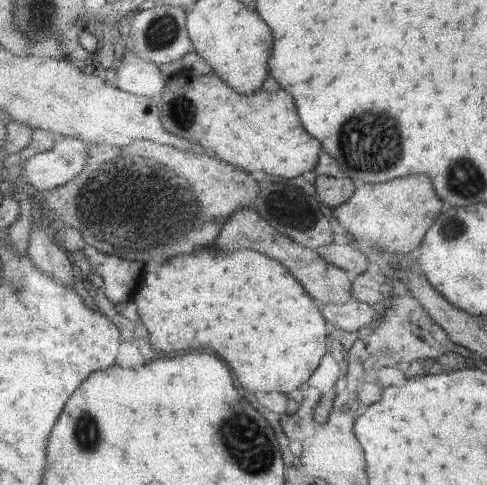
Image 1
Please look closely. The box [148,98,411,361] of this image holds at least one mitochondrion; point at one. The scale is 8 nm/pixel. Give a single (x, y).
(361, 139)

